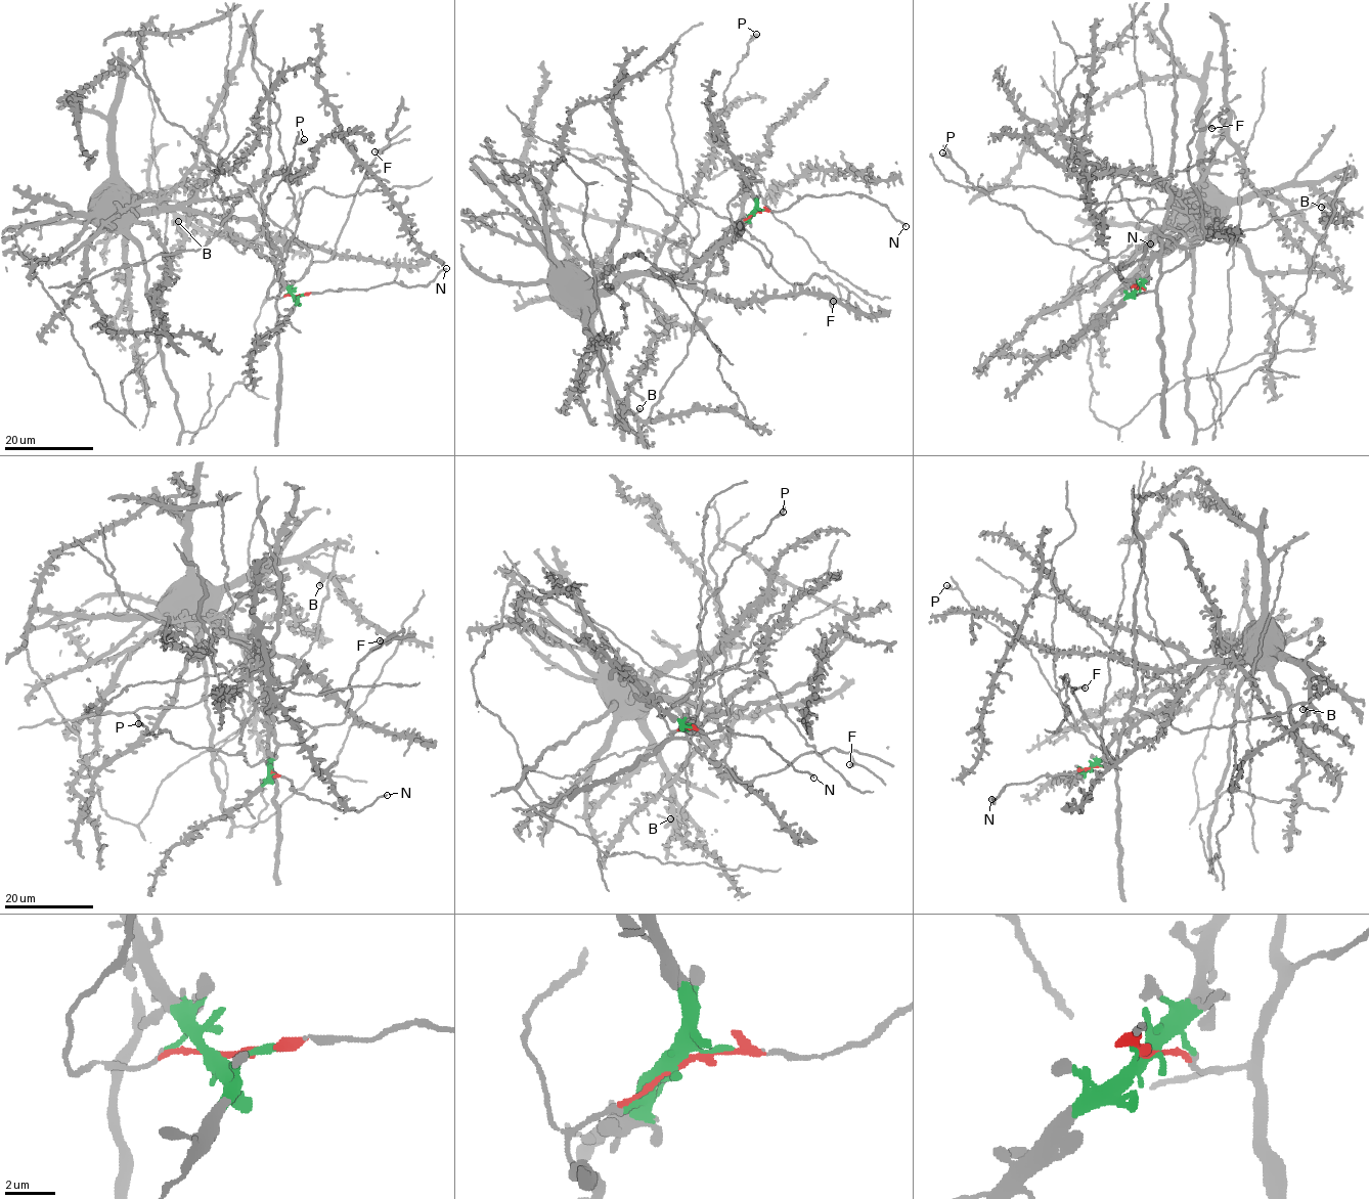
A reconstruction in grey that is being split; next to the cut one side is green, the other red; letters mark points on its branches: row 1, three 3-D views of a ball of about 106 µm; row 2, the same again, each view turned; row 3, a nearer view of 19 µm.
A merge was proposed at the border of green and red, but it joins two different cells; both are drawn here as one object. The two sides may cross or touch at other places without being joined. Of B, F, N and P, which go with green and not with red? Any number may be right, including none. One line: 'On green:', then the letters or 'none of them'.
On green: B

